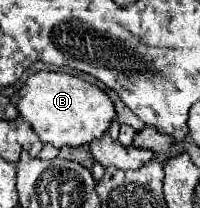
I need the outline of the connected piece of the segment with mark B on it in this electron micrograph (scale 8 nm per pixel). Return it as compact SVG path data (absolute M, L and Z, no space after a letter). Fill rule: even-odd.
M37 72L17 92L17 110L27 120L33 132L55 148L63 146L85 146L95 138L101 138L115 118L113 102L95 84L89 84L77 76L65 72Z

